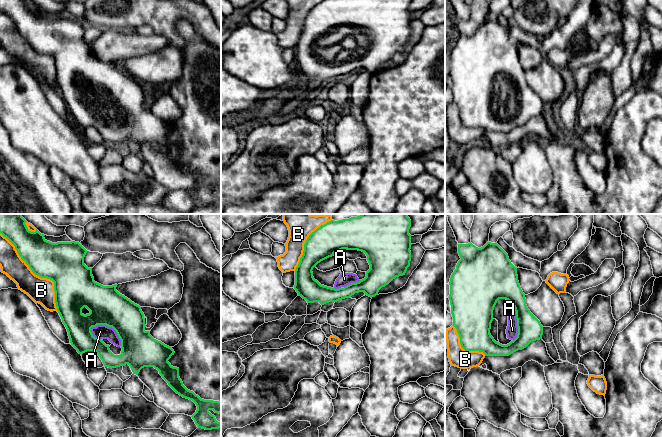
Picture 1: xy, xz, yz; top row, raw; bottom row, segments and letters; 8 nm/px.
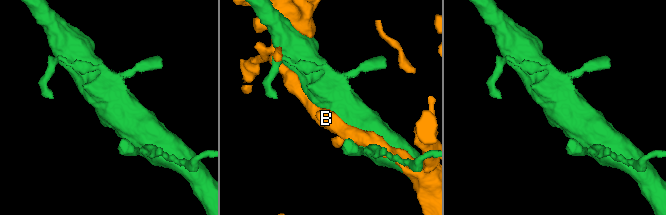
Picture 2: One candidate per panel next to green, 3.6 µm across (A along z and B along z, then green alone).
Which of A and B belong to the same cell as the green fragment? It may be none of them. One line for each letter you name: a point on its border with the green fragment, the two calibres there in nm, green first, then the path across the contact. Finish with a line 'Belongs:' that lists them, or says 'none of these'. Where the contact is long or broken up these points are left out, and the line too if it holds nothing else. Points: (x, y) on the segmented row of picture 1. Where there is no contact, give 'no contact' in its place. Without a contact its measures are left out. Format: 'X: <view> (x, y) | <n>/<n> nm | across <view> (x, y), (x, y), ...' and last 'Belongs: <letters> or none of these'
A: xy (110, 326) | 300/110 nm
Belongs: A

